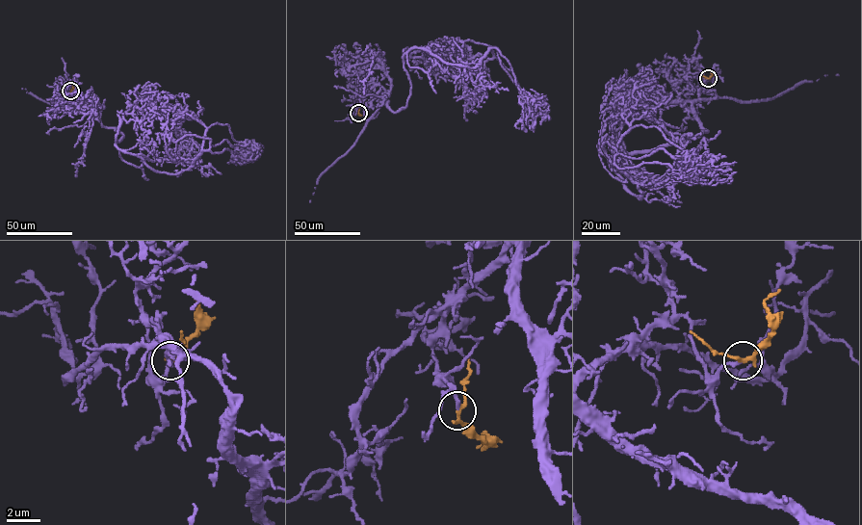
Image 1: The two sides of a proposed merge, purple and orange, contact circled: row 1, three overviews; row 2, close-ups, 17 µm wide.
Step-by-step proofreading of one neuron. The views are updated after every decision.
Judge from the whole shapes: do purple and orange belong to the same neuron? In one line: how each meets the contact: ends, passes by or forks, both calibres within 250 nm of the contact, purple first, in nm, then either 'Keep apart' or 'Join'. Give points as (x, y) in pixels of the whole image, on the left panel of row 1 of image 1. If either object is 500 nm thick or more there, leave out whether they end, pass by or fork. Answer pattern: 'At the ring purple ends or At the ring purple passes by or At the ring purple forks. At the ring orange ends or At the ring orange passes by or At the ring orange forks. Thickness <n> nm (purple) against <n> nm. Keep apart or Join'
At the ring purple ends. At the ring orange passes by. Thickness 200 nm (purple) against 220 nm. Join

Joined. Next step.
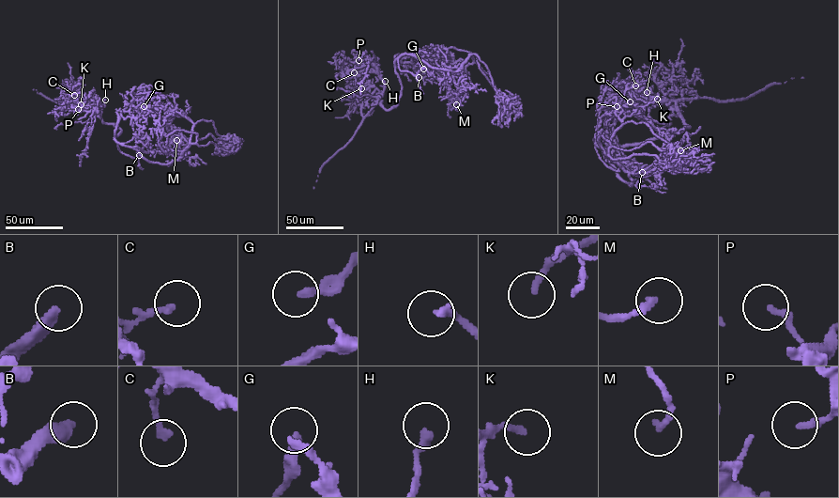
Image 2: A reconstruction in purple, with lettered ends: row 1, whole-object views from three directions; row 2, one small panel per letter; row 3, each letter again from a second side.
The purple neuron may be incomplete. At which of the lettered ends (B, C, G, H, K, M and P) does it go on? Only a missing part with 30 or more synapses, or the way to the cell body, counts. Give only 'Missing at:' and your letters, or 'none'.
Missing at: B, H, K

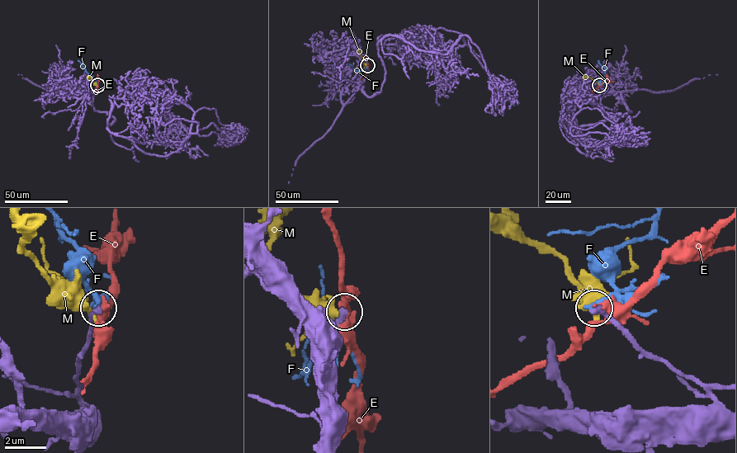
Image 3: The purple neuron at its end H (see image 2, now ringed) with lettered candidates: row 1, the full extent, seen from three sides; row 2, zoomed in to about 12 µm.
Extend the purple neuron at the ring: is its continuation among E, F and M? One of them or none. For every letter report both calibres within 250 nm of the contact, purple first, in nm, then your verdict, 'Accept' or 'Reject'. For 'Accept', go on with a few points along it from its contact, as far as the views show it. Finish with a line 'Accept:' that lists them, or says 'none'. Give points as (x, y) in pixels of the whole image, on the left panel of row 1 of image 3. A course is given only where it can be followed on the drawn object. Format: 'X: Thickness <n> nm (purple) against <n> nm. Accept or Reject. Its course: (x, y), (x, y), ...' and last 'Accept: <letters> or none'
E: Thickness 320 nm (purple) against 500 nm. Reject
F: Thickness 240 nm (purple) against 280 nm. Reject
M: Thickness 280 nm (purple) against 500 nm. Reject
Accept: none

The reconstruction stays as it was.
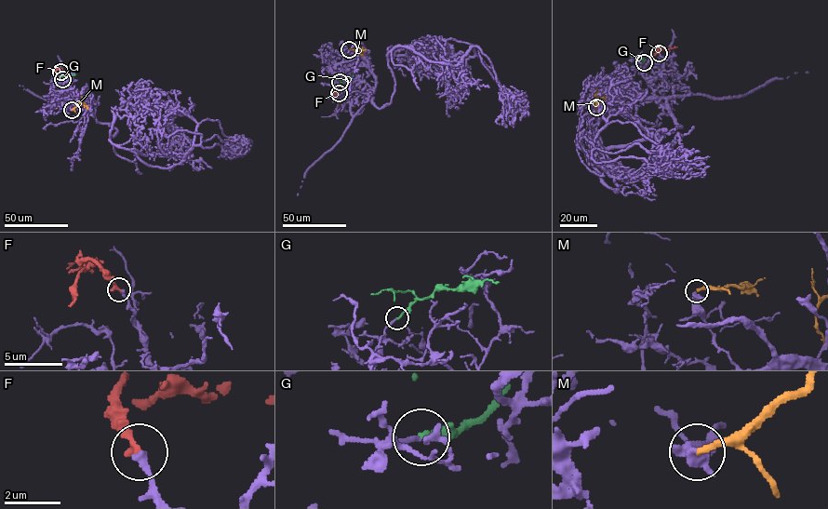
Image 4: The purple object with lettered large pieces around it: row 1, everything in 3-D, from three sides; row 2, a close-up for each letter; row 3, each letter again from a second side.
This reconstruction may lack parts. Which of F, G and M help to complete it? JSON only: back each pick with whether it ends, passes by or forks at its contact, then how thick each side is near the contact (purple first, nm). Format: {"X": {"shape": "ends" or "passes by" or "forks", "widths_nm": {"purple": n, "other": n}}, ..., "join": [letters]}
{"G": {"shape": "ends", "widths_nm": {"purple": 170, "other": 190}}, "join": ["G"]}

